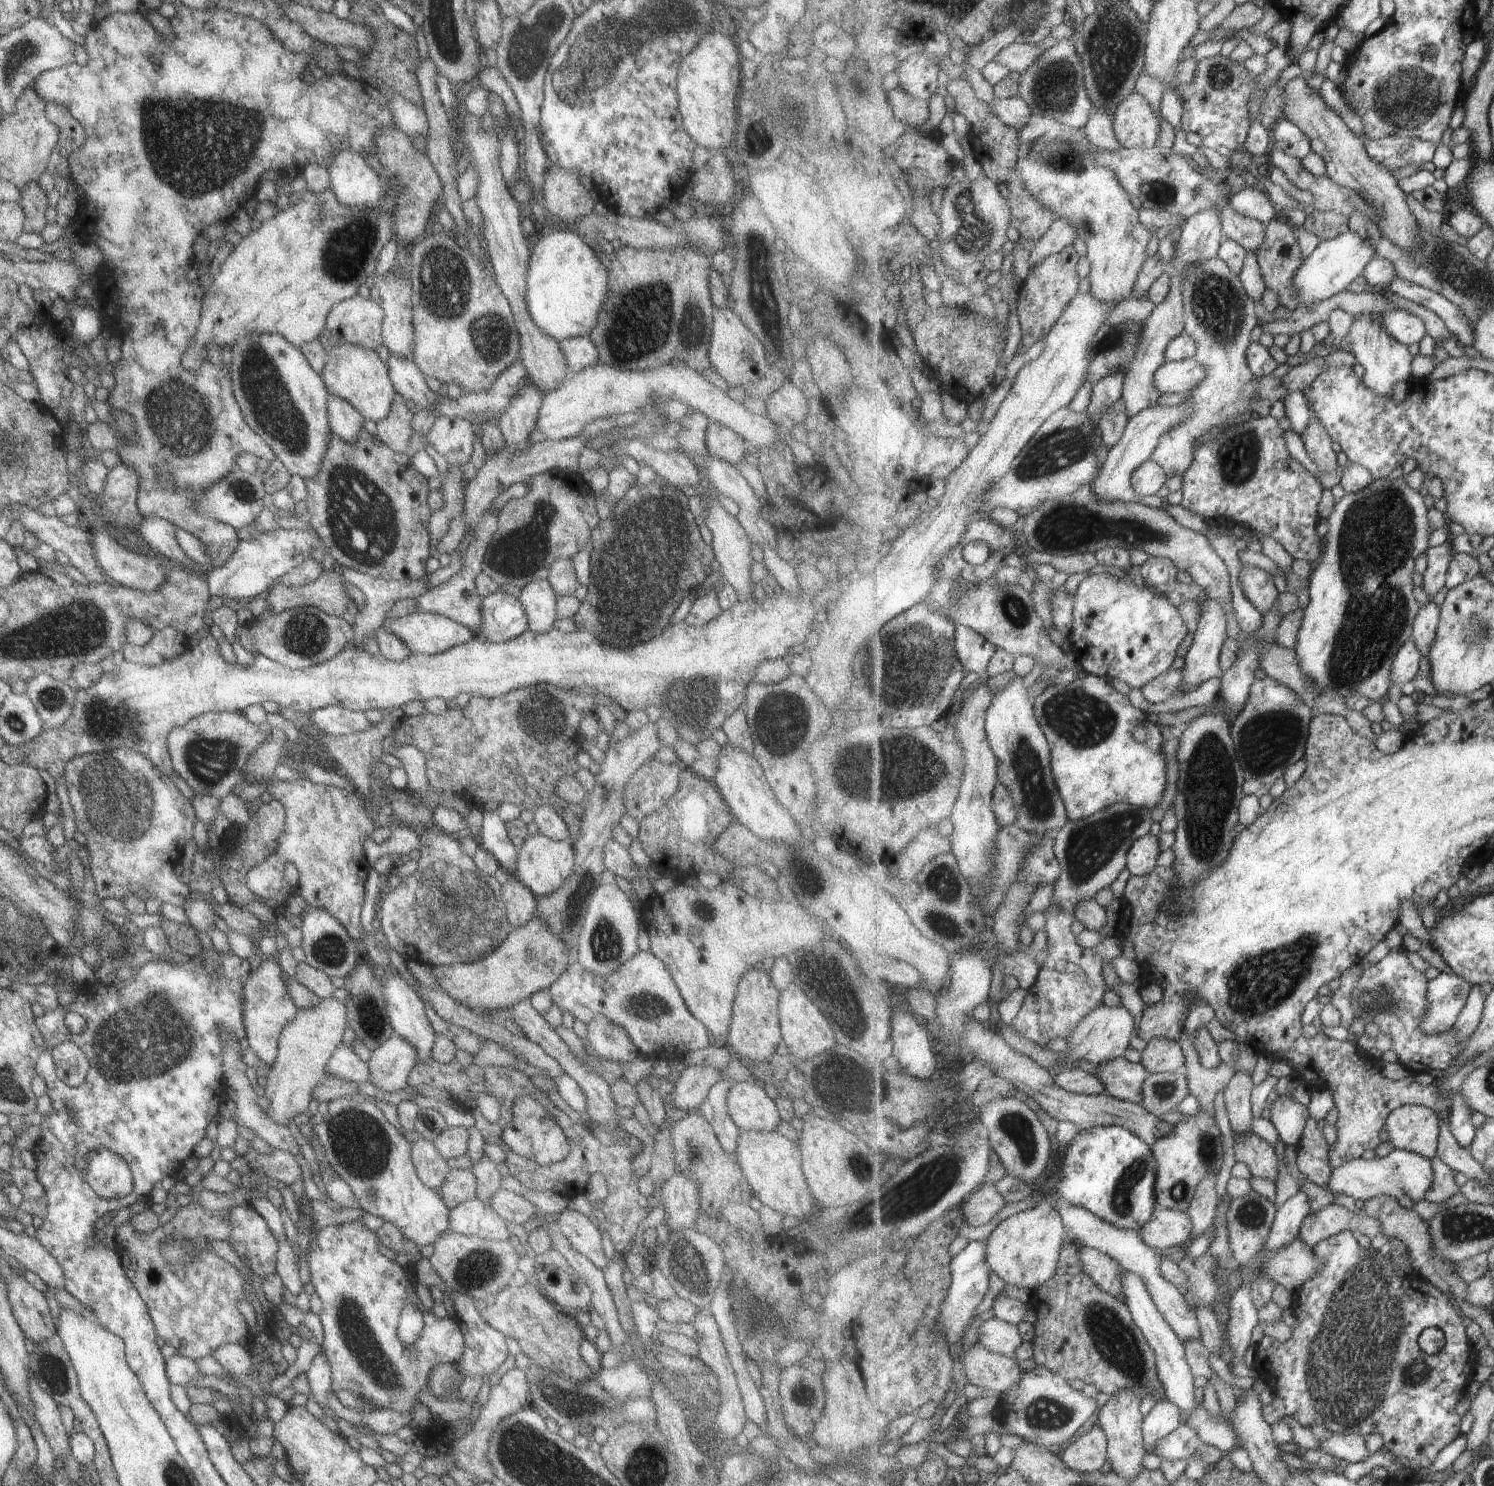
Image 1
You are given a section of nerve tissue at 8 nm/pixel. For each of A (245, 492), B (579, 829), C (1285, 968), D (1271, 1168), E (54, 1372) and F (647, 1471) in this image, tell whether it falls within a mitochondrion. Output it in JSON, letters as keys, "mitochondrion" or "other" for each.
{"A":"mitochondrion","B":"other","C":"mitochondrion","D":"other","E":"mitochondrion","F":"mitochondrion"}

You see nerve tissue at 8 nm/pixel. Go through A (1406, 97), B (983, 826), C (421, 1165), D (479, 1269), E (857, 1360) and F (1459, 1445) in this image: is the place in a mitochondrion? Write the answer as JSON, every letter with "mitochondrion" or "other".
{"A":"mitochondrion","B":"other","C":"other","D":"mitochondrion","E":"other","F":"other"}

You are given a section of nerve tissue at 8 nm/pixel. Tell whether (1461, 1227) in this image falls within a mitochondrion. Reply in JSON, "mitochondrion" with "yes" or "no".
{"mitochondrion":"yes"}

